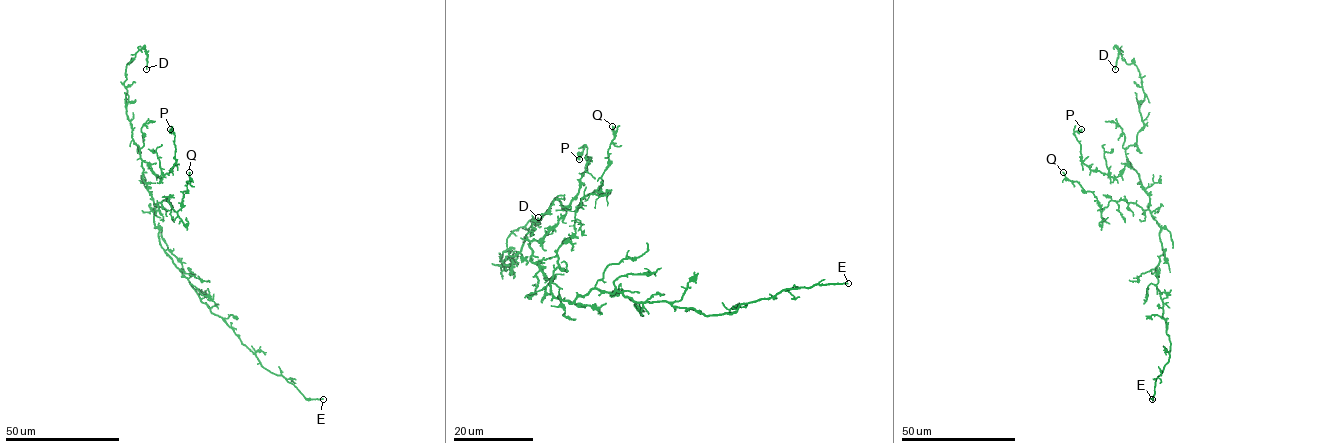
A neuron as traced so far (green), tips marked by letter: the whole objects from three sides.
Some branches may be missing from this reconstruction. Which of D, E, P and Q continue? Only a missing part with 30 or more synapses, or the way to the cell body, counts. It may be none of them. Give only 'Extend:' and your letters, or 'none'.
Extend: E

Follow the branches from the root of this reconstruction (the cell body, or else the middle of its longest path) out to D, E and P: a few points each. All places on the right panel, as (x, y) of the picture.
D: (1160, 228), (1125, 153), (1144, 125), (1140, 71), (1122, 59), (1116, 46), (1115, 69)
E: (1160, 228), (1163, 253), (1155, 268), (1156, 288), (1170, 348), (1152, 399)
P: (1160, 228), (1148, 208), (1149, 195), (1128, 161), (1116, 177), (1083, 163), (1081, 145), (1074, 133), (1081, 129)

